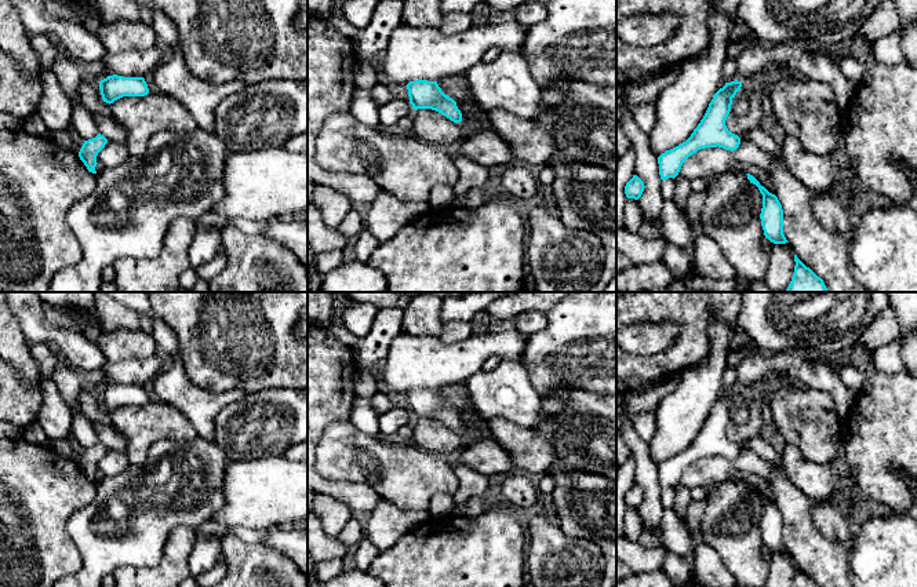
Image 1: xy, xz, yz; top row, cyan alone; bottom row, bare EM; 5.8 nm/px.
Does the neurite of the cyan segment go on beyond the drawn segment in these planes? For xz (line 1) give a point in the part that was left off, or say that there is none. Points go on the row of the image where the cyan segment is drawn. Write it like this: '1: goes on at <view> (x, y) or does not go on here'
1: does not go on here

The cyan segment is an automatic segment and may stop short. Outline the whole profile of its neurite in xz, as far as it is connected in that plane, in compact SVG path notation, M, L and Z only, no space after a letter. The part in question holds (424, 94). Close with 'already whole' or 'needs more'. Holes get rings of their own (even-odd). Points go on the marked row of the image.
M415 80L405 87L414 110L432 109L454 123L462 121L462 113L456 102L441 91L437 81Z; already whole

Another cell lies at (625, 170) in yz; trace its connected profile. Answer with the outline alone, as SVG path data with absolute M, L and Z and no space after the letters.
M632 145L616 164L616 229L625 227L625 186L634 175L634 152Z

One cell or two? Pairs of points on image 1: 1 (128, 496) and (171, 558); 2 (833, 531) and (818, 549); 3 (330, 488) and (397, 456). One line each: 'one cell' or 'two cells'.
1: two cells
2: two cells
3: two cells

